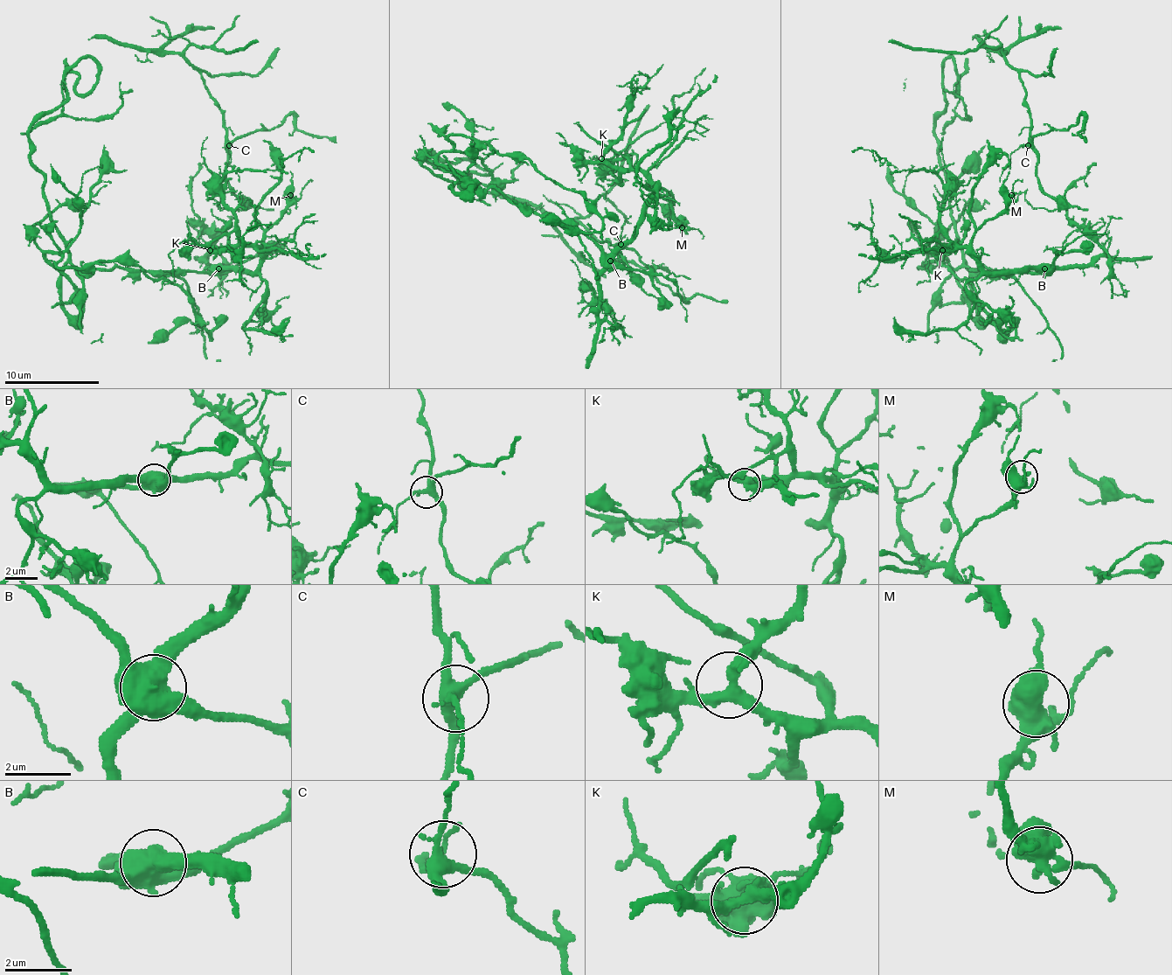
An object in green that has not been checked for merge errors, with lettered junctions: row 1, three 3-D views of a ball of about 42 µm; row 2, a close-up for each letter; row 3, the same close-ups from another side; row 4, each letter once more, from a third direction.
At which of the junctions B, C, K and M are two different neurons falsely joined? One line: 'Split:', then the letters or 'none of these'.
Split: B

